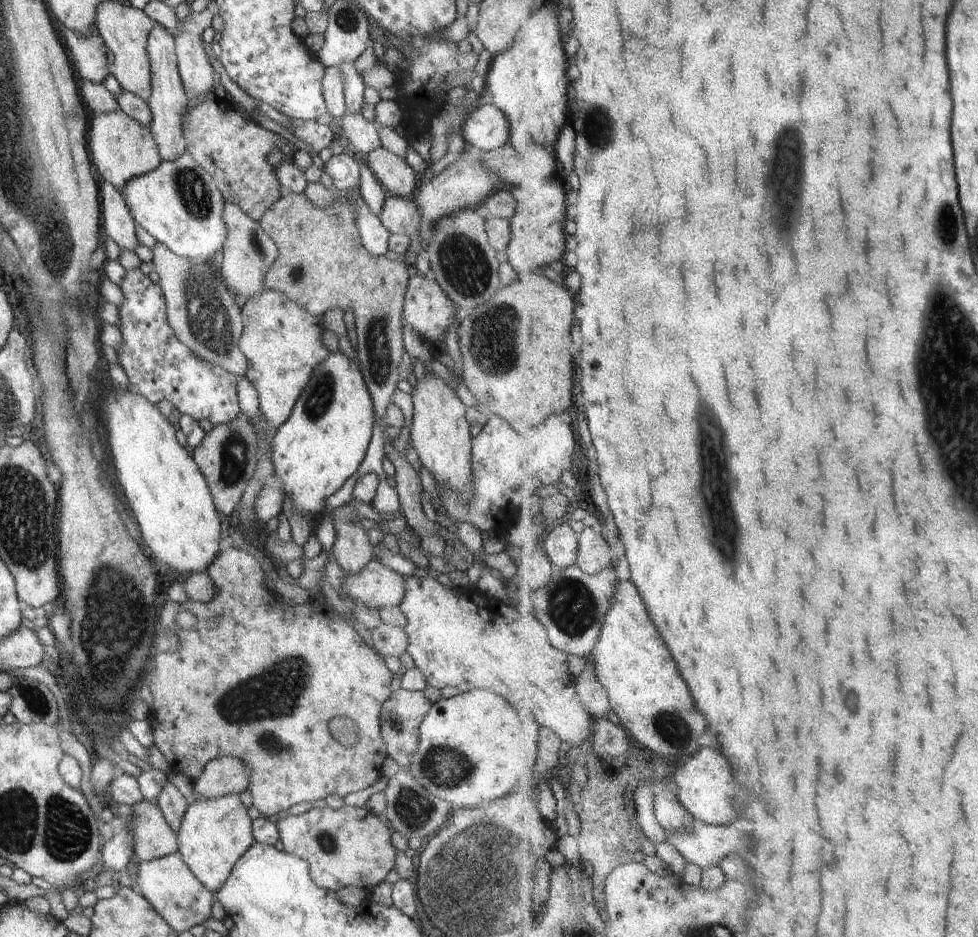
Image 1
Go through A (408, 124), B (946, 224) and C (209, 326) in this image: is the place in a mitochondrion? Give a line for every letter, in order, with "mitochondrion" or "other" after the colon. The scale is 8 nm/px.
A: other
B: mitochondrion
C: mitochondrion

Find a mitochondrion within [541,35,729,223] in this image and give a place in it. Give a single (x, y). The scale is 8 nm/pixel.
(596, 125)

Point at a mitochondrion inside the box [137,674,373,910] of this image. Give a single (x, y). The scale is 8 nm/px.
(267, 742)

